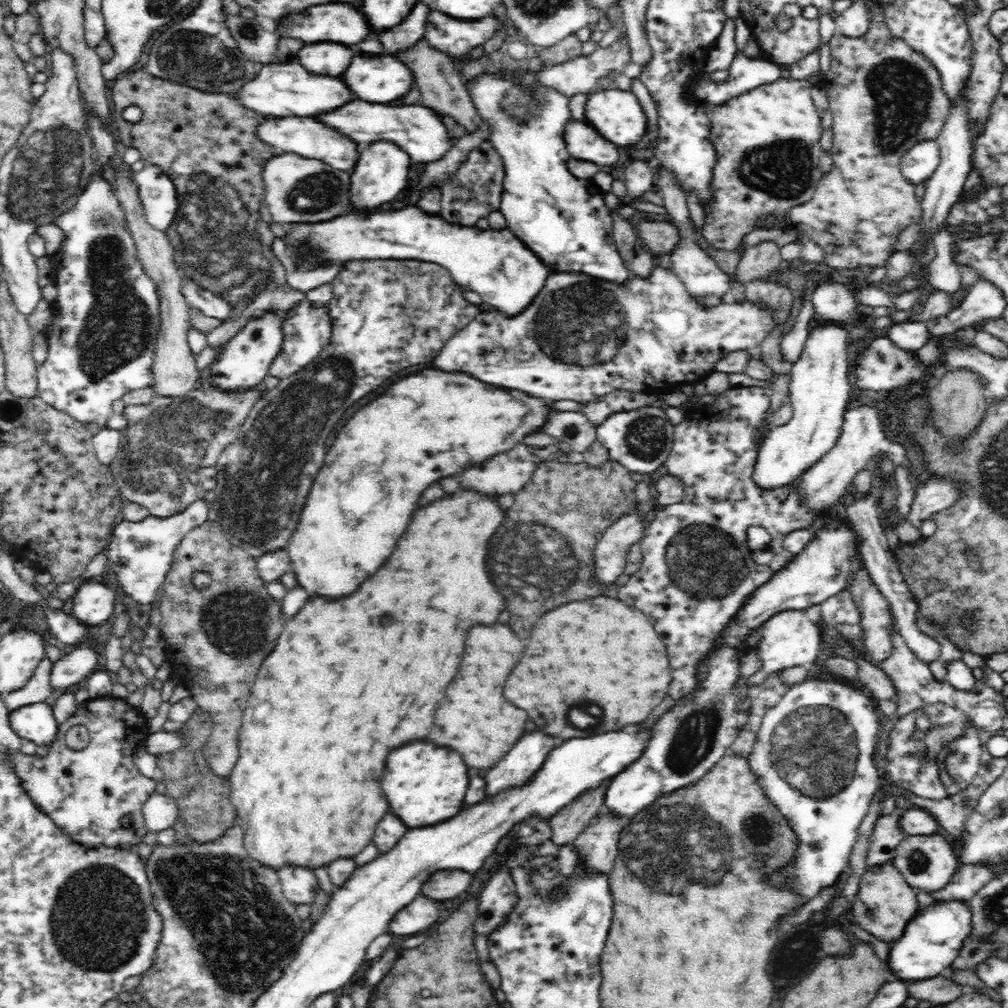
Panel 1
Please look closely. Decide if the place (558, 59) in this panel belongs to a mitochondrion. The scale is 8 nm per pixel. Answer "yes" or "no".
no

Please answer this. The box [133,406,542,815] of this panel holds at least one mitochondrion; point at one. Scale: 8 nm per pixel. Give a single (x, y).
(237, 622)

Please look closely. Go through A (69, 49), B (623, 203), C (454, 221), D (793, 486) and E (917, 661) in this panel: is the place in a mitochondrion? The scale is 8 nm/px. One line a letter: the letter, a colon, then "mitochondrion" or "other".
A: other
B: other
C: other
D: other
E: other

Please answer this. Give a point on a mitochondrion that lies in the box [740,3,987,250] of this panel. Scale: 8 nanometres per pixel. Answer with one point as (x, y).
(900, 92)

